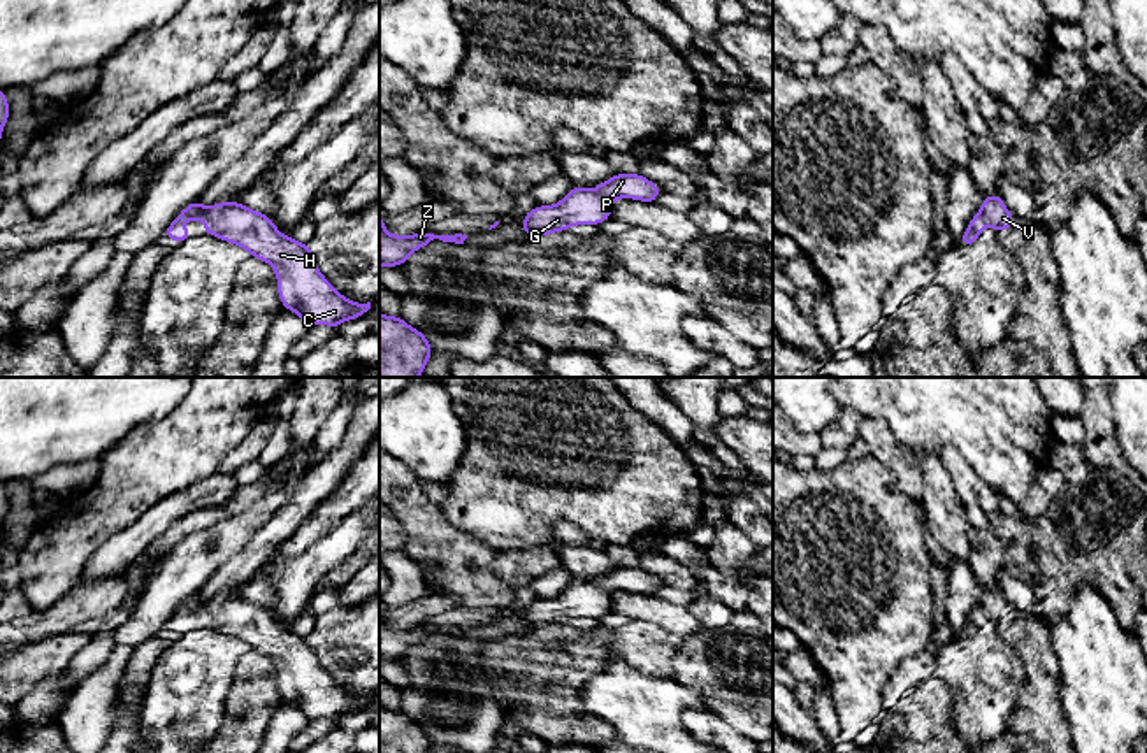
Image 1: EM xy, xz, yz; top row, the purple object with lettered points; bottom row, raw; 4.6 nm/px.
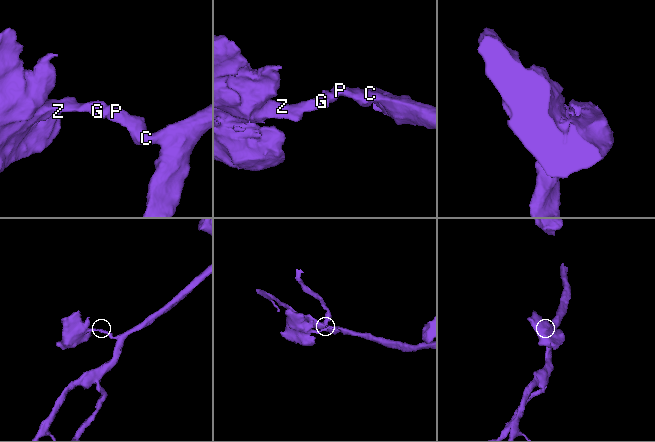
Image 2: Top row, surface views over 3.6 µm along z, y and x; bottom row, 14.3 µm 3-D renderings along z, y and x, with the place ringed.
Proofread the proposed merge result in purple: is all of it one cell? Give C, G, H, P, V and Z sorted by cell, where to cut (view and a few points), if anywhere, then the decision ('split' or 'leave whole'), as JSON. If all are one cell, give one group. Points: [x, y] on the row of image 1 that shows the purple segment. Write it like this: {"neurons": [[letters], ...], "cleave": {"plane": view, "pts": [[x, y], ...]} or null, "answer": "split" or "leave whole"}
{"neurons": [["C", "G", "H", "P", "V", "Z"]], "cleave": null, "answer": "leave whole"}

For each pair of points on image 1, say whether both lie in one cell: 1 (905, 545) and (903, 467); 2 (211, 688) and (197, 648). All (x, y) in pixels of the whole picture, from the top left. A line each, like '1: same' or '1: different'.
1: different
2: same

